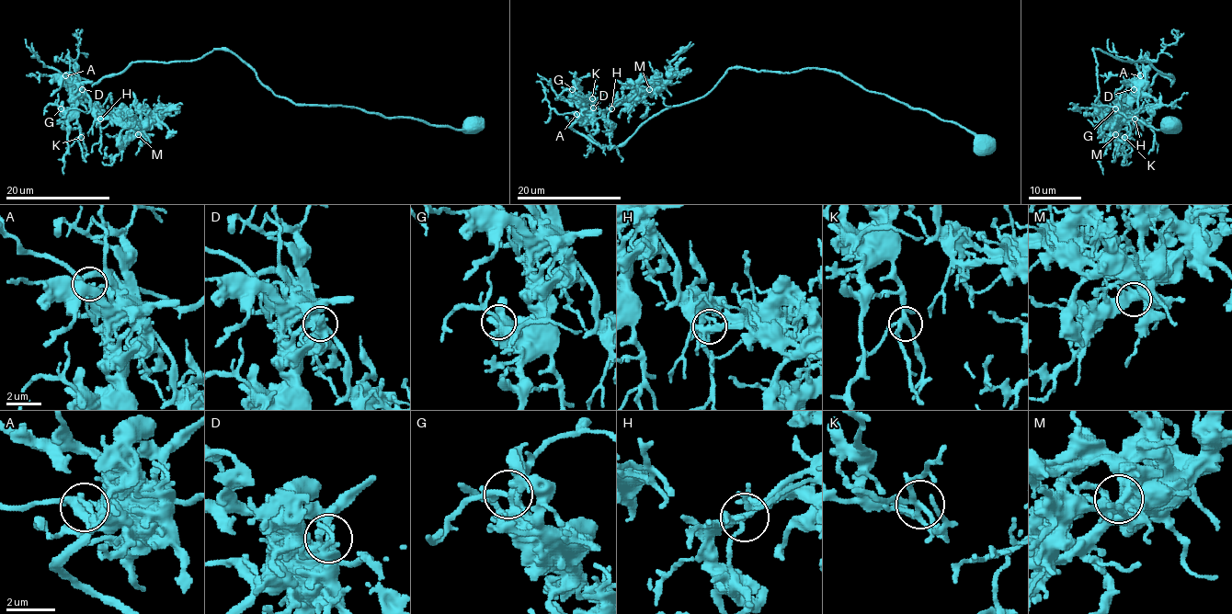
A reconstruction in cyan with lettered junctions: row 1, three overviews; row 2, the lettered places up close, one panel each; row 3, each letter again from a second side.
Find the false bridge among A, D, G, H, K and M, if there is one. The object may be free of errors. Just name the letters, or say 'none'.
H

